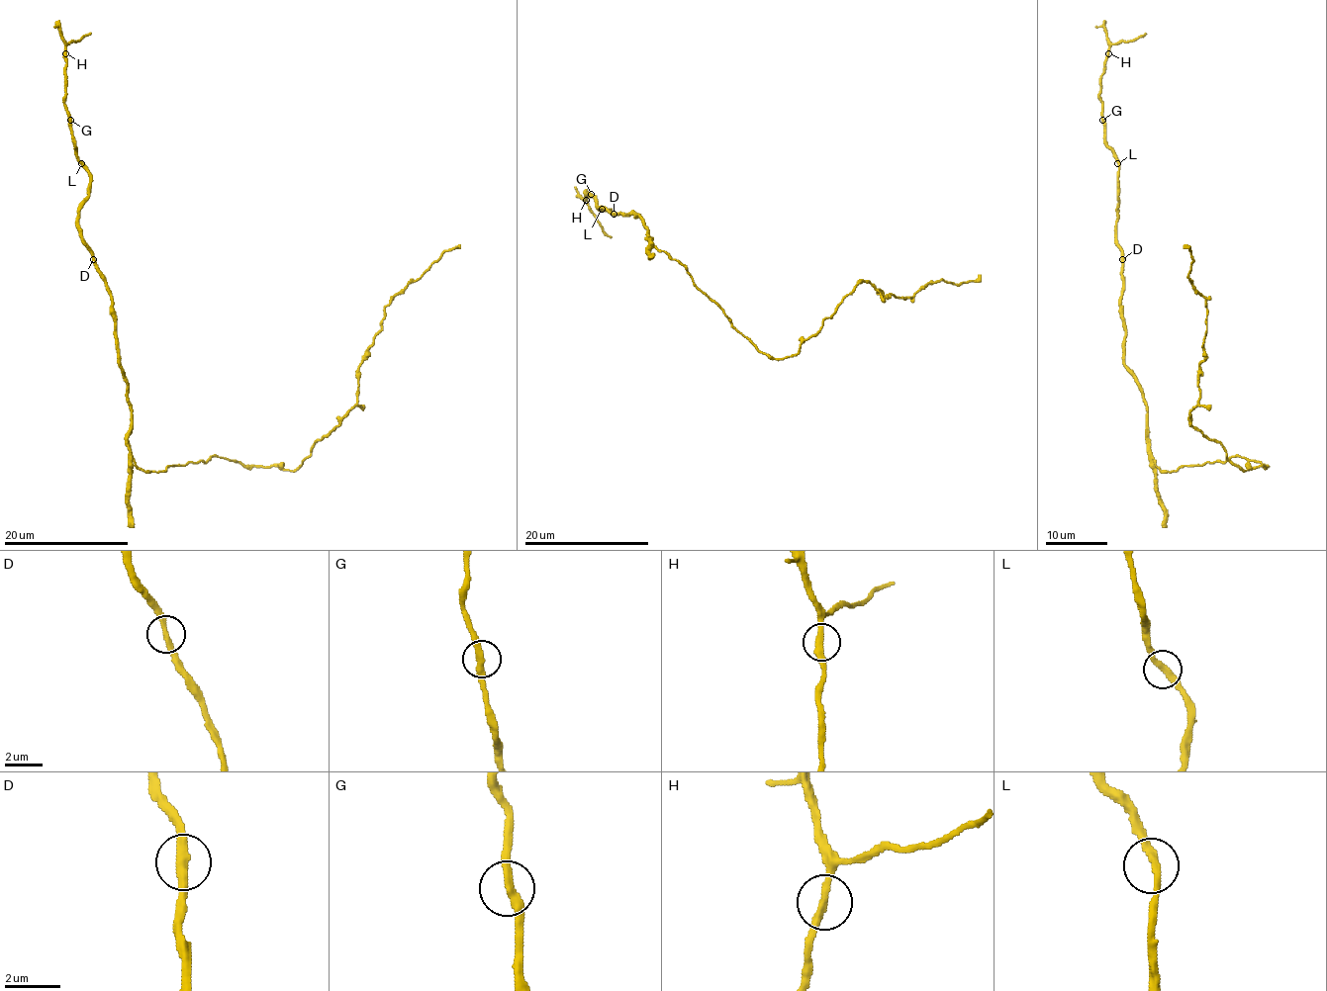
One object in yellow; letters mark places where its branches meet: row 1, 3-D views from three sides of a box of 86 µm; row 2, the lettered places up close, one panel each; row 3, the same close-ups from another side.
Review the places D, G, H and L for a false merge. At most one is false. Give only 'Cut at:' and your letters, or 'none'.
Cut at: none

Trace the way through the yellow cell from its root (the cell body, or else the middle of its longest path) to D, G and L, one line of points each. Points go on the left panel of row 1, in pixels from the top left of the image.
D: (152, 471), (141, 470), (136, 465), (128, 445), (131, 423), (128, 383), (119, 362), (111, 293), (94, 258)
G: (152, 471), (136, 465), (128, 445), (128, 383), (111, 293), (78, 225), (89, 171), (78, 159), (70, 120)
L: (152, 471), (136, 465), (128, 445), (131, 405), (111, 293), (78, 225), (89, 184), (81, 163)

